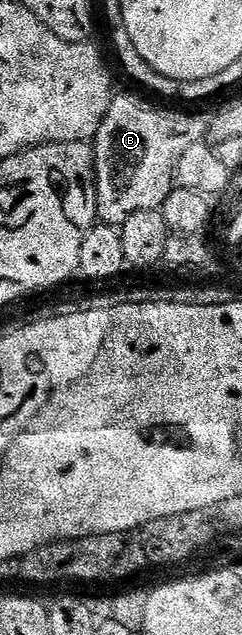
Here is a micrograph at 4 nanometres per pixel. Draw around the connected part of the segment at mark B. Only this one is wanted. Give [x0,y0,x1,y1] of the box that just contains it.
[92,95,198,225]

